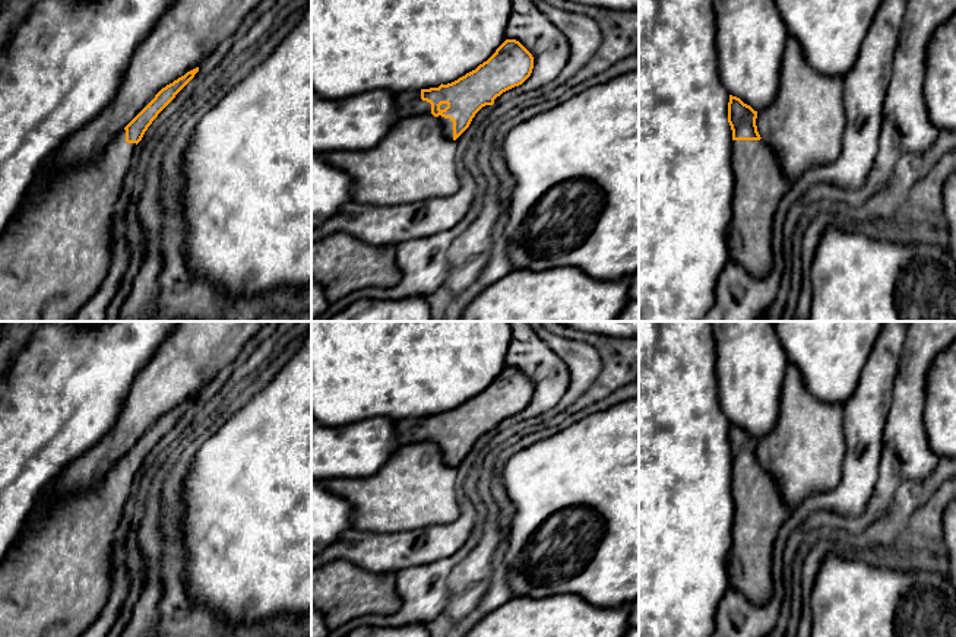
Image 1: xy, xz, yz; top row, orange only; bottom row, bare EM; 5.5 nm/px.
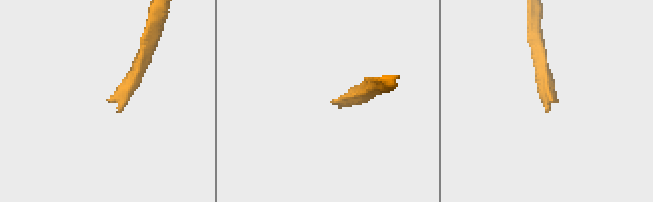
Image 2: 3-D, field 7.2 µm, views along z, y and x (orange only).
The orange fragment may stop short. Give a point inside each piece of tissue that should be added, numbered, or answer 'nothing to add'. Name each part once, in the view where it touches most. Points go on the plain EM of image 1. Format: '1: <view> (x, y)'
1: xz (446, 450)

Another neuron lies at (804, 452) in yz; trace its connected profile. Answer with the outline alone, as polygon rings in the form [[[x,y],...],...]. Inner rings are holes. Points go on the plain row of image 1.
[[[786,361],[785,367],[776,424],[769,434],[757,440],[756,453],[762,468],[775,478],[789,510],[807,497],[836,488],[841,481],[846,453],[842,406],[816,399],[791,361]]]

